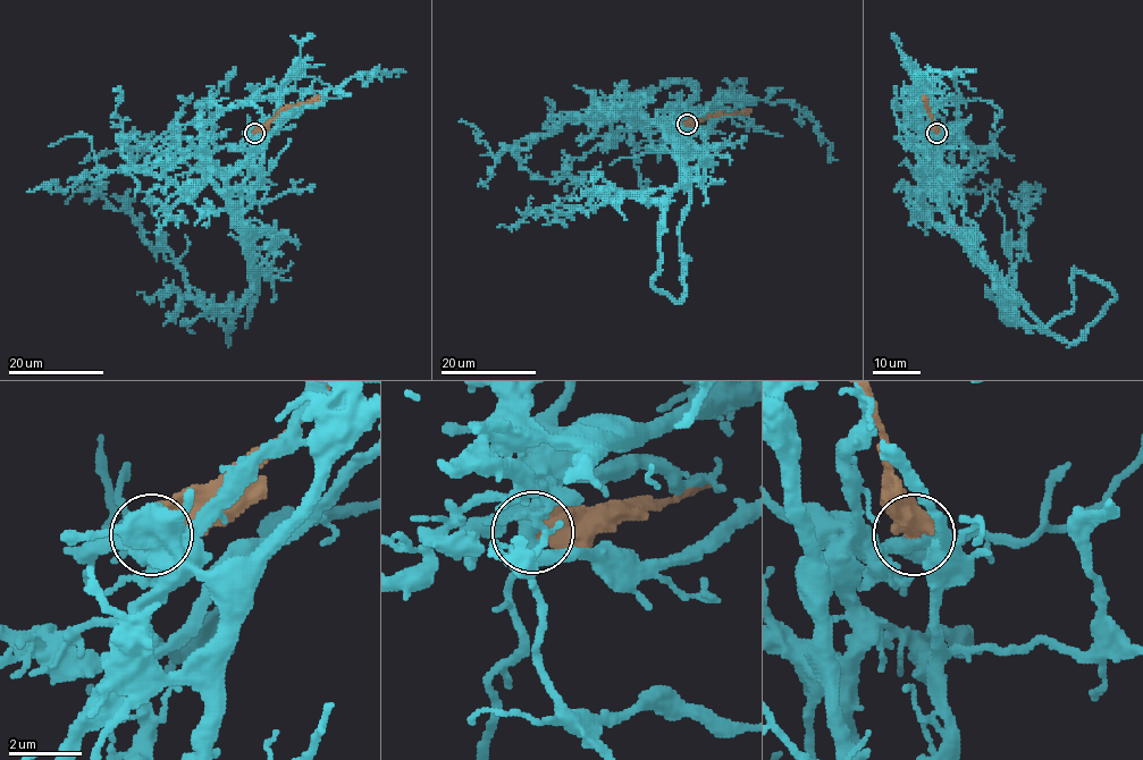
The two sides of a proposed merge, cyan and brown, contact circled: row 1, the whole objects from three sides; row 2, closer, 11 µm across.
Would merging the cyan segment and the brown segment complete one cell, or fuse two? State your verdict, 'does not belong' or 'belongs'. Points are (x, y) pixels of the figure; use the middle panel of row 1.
does not belong

